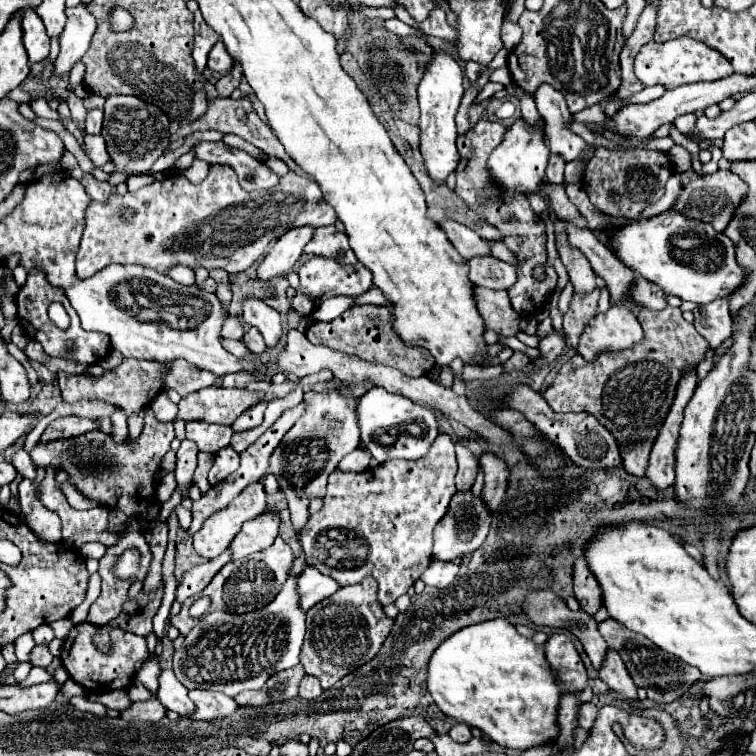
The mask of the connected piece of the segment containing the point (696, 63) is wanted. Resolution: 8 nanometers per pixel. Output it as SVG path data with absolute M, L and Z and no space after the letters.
M679 37L679 39L671 39L671 41L649 41L641 47L639 55L635 57L635 75L641 83L645 85L665 85L667 89L675 89L679 85L685 83L697 83L697 81L715 81L721 77L727 77L733 73L733 67L727 59L723 59L723 55L719 55L719 51L715 51L713 47L707 47L705 43L699 43L697 39L689 39Z

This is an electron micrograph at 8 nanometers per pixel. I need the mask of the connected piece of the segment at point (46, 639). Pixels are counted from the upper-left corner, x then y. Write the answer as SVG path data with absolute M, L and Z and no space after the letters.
M39 625L33 631L33 639L35 639L35 643L51 643L55 639L55 635L53 635L53 629L49 625Z

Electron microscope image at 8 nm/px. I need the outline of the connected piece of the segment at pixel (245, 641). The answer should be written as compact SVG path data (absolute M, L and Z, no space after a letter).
M301 555L293 561L291 577L281 593L263 609L245 615L223 611L203 615L173 655L175 677L187 689L211 689L235 697L245 689L261 689L271 675L295 667L305 635L305 613L299 609L299 597L295 593L295 577L303 567L305 559Z

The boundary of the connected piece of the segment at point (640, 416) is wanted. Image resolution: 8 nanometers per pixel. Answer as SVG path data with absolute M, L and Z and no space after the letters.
M671 306L662 311L643 308L637 316L645 333L643 341L629 349L603 353L591 363L583 361L581 355L575 355L561 367L553 385L543 393L553 411L587 411L595 415L615 435L623 467L631 475L645 475L653 441L671 407L677 381L691 363L695 365L703 359L709 347L693 323L687 323L682 314L680 308Z

